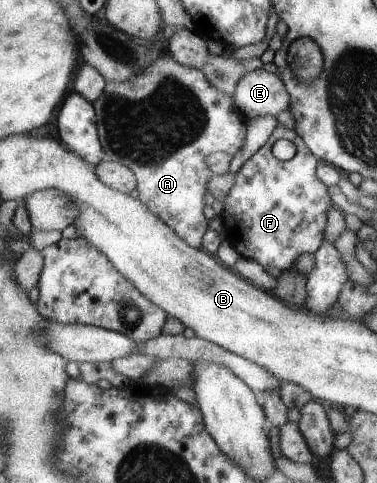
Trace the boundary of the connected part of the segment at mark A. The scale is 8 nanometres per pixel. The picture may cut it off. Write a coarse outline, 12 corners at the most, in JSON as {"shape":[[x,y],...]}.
{"shape":[[164,51],[92,105],[105,159],[202,249],[232,96]]}

